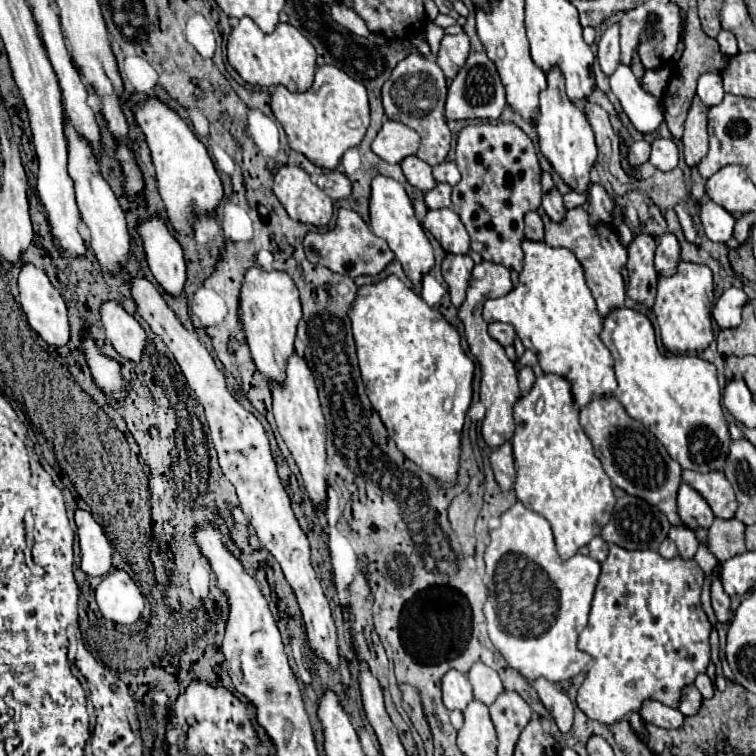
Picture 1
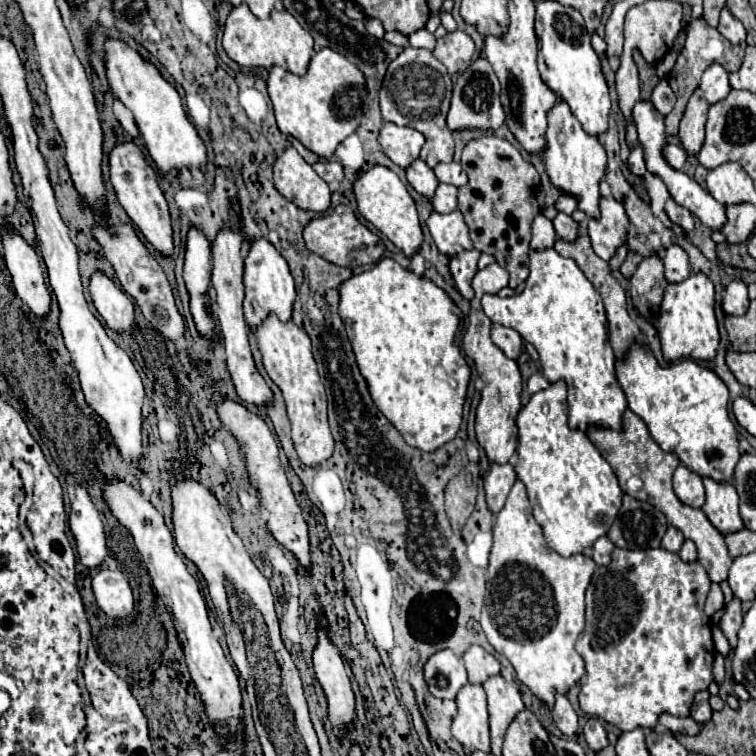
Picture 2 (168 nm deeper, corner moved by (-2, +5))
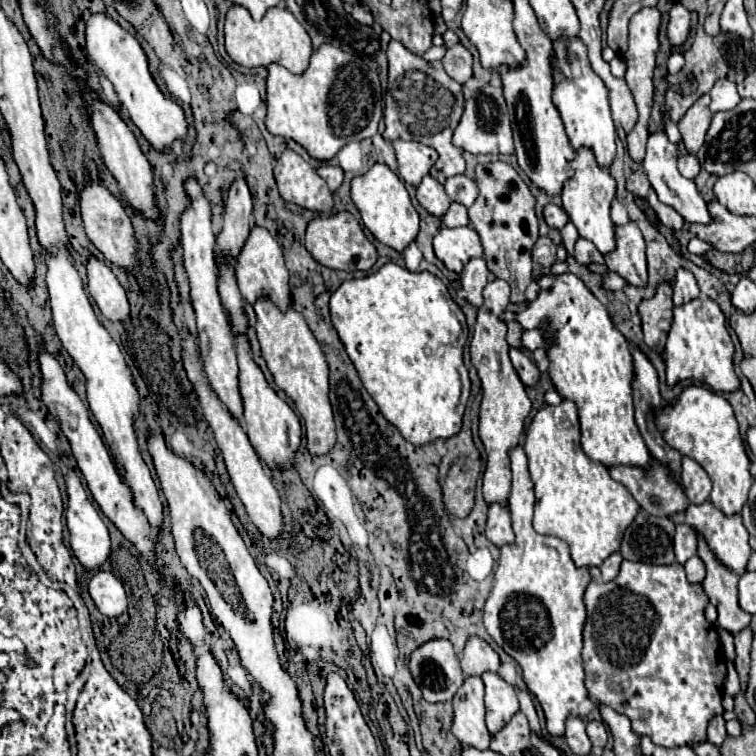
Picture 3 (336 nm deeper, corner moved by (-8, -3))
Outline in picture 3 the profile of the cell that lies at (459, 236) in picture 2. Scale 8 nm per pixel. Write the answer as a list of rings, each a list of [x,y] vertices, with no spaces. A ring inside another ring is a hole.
[[[441,227],[433,239],[433,249],[435,255],[443,261],[443,265],[455,273],[461,273],[469,259],[483,255],[479,235],[469,227],[457,229]]]

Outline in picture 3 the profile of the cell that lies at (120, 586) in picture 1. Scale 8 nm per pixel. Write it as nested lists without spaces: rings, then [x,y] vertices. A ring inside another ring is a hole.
[[[99,571],[89,581],[89,595],[95,603],[95,607],[107,615],[117,617],[127,609],[127,595],[121,585],[121,581],[107,571]]]

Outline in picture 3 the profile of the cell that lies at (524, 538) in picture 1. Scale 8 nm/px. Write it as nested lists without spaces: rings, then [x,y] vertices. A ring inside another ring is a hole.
[[[521,445],[513,447],[509,451],[511,459],[511,473],[513,473],[513,487],[509,495],[509,513],[513,521],[515,541],[513,545],[501,547],[499,565],[495,569],[497,581],[493,581],[491,595],[485,605],[485,629],[495,639],[495,643],[511,655],[523,669],[523,679],[527,683],[527,689],[537,697],[545,721],[547,731],[553,737],[559,737],[565,733],[565,721],[569,717],[577,717],[579,703],[587,697],[585,689],[585,671],[581,663],[581,647],[583,647],[583,625],[585,625],[585,603],[583,593],[585,587],[591,581],[587,567],[575,567],[569,545],[559,537],[541,535],[533,529],[533,507],[535,507],[535,495],[533,495],[533,481],[529,477],[527,469],[527,455]]]

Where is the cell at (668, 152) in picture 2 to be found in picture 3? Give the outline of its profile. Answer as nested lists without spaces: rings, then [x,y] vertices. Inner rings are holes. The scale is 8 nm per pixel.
[[[681,155],[679,157],[679,173],[683,175],[683,177],[687,177],[687,179],[693,179],[693,177],[697,177],[697,173],[699,173],[699,161],[697,161],[697,157],[695,155]]]

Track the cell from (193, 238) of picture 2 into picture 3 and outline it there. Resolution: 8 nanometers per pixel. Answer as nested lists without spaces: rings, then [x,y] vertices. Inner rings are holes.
[[[187,177],[183,185],[185,195],[189,197],[189,207],[181,213],[181,247],[183,247],[183,261],[185,271],[191,283],[191,297],[193,309],[197,315],[197,335],[201,345],[201,357],[205,361],[205,373],[211,383],[211,389],[217,393],[221,403],[229,409],[231,417],[241,421],[243,419],[243,399],[239,393],[239,369],[237,369],[237,355],[235,355],[235,341],[233,333],[229,333],[229,323],[225,311],[221,309],[221,301],[217,297],[217,265],[213,265],[213,249],[215,249],[215,235],[211,229],[211,205],[203,195],[195,177]]]

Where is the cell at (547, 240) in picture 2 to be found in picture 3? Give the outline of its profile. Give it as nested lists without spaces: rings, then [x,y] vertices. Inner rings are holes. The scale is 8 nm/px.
[[[539,237],[533,247],[533,263],[549,269],[555,263],[555,255],[557,255],[557,245],[549,237]]]

